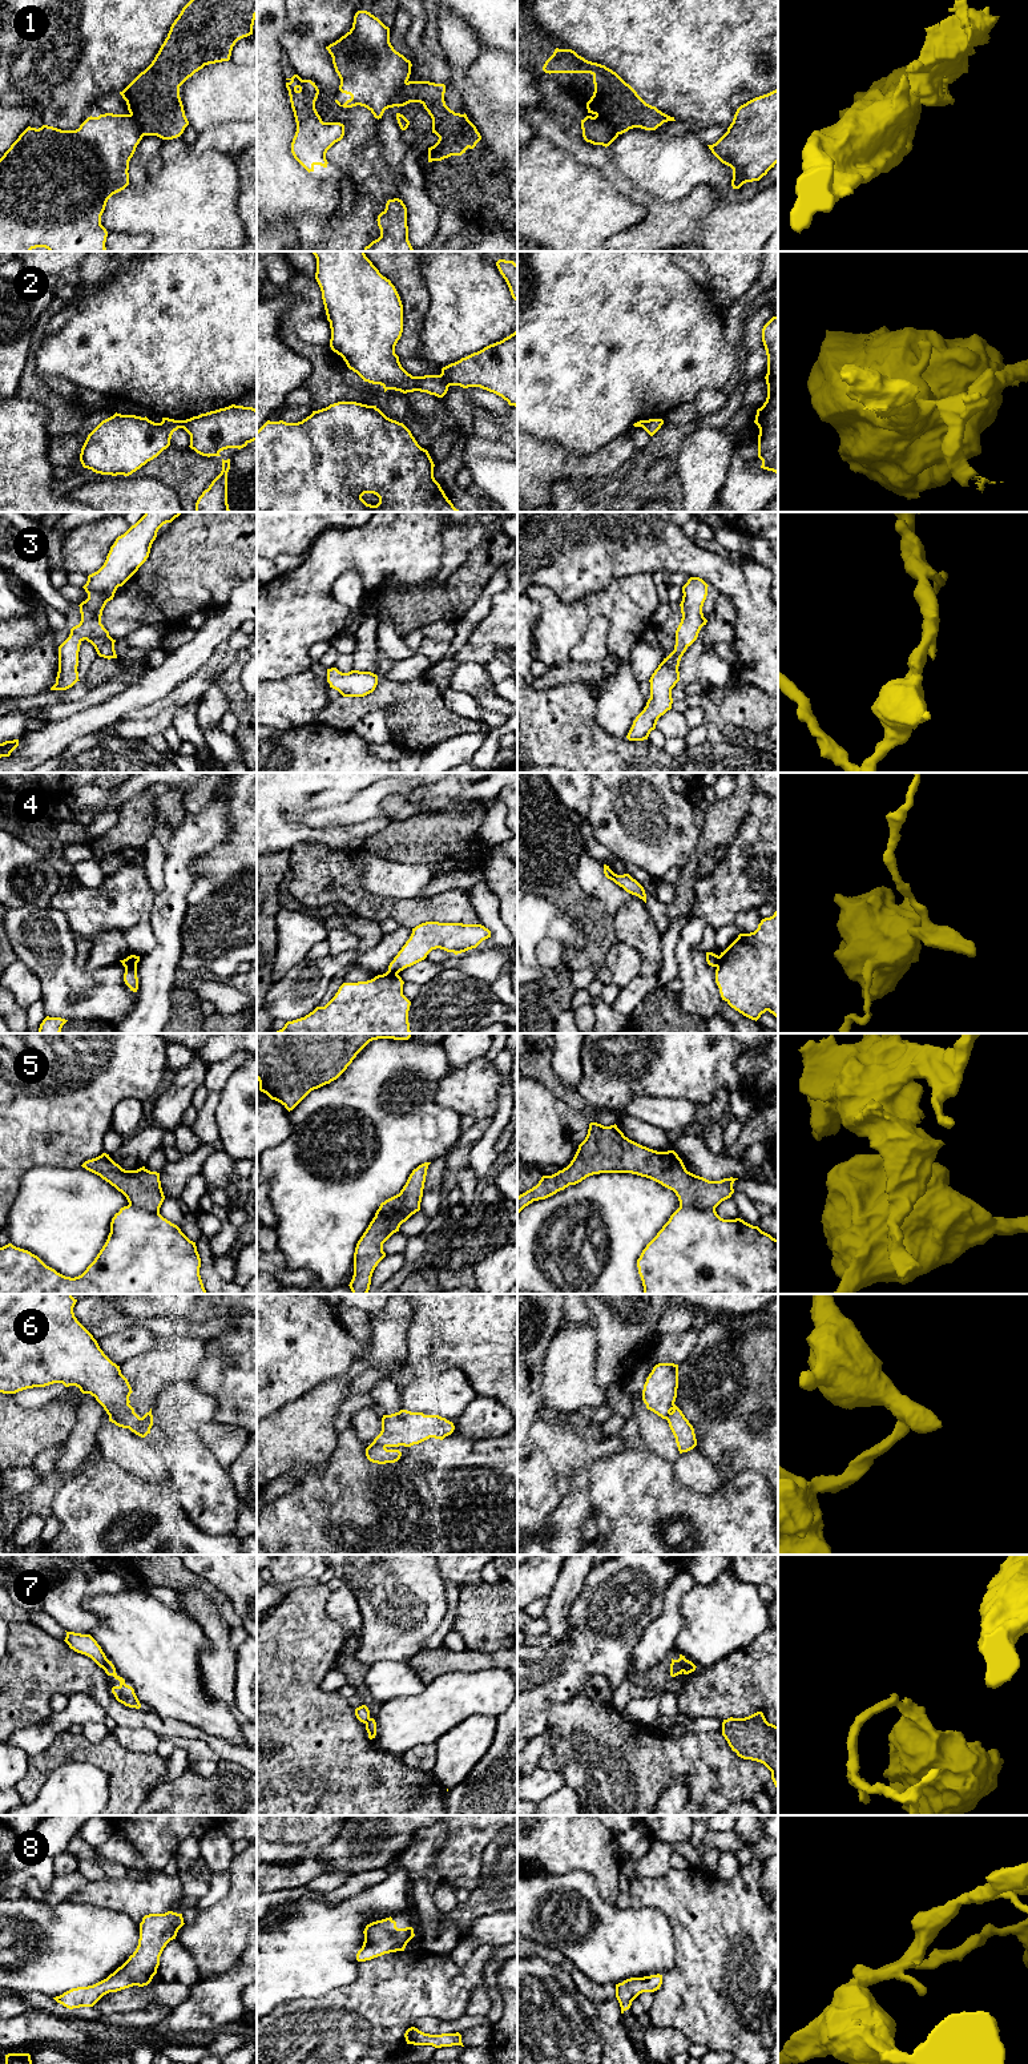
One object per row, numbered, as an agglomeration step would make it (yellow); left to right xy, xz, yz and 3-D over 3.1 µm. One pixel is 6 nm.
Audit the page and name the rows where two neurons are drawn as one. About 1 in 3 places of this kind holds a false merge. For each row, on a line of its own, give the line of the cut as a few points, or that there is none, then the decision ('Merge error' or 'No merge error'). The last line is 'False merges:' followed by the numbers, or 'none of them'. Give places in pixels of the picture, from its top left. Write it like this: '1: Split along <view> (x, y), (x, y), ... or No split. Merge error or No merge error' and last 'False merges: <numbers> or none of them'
1: Split along yz (596, 115), (605, 119), (619, 133). Merge error
2: Split along xz (440, 374), (450, 385). Merge error
3: No split. No merge error
4: Split along xz (387, 971), (396, 975). Merge error
5: Split along xz (400, 1196), (400, 1206), (395, 1212), (375, 1217). Merge error
6: Split along xy (109, 1414), (119, 1418), (127, 1427). Merge error
7: Split along yz (688, 1660), (682, 1671). Merge error
8: No split. No merge error
False merges: 1, 2, 4, 5, 6, 7

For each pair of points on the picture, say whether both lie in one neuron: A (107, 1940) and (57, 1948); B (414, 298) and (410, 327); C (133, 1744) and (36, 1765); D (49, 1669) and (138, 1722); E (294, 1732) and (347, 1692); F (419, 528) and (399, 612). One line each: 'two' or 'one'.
A: one
B: one
C: two
D: one
E: two
F: two

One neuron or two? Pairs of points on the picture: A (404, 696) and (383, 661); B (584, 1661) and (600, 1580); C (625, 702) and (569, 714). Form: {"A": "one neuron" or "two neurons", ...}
{"A": "two neurons", "B": "one neuron", "C": "two neurons"}

